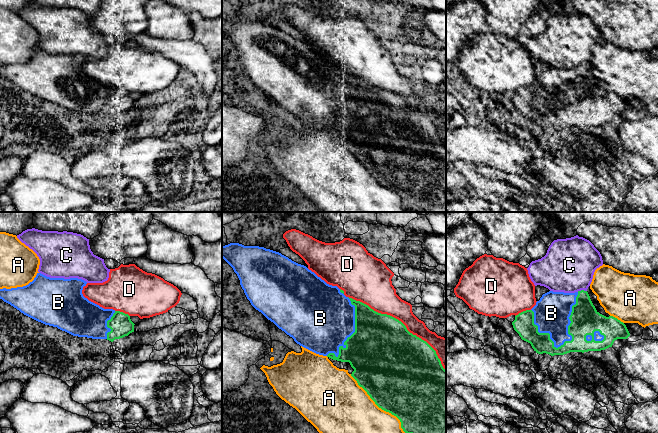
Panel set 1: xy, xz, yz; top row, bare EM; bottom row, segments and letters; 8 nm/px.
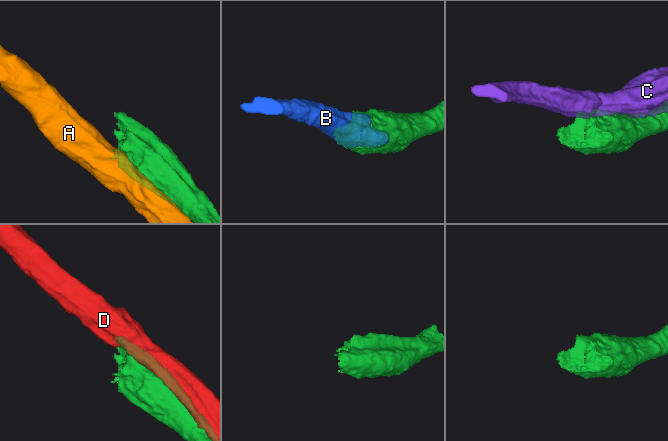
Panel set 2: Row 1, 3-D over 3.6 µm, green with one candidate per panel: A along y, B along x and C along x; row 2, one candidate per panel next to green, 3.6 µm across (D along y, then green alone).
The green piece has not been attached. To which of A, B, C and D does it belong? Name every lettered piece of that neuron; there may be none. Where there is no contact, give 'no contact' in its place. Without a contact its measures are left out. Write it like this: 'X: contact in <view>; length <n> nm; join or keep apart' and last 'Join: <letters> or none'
A: contact in xz; length 650 nm; keep apart
B: contact in yz; length 480 nm; join
C: contact in yz; length 80 nm; keep apart
D: contact in xz; length 1000 nm; keep apart
Join: B

